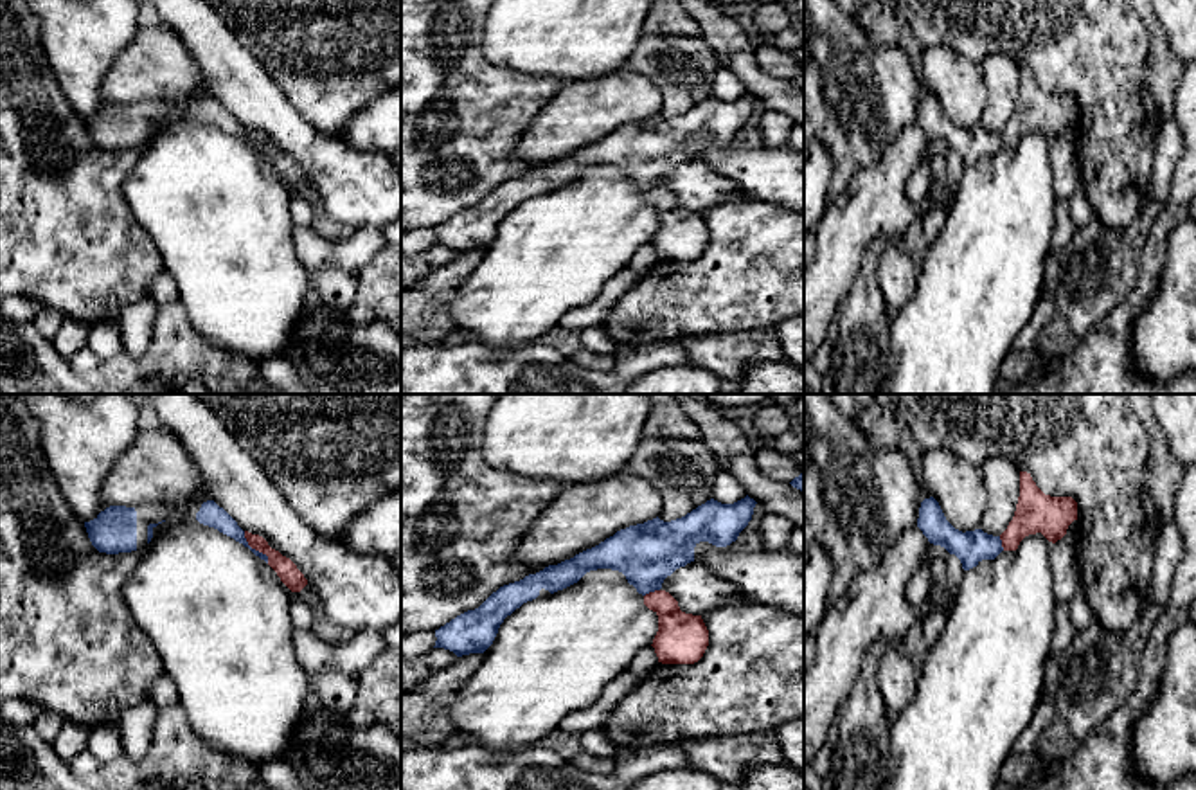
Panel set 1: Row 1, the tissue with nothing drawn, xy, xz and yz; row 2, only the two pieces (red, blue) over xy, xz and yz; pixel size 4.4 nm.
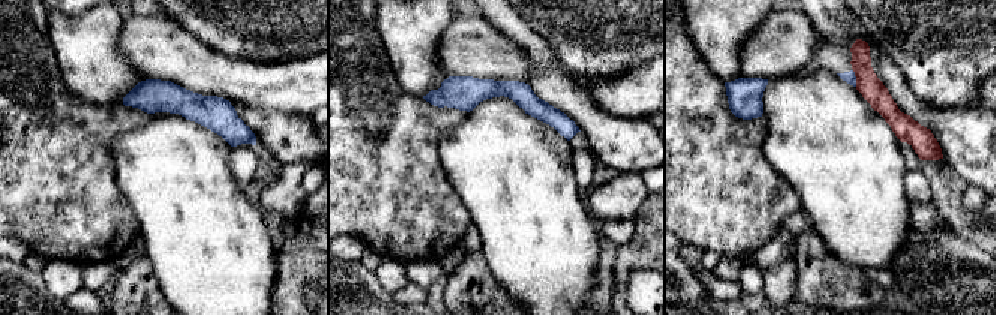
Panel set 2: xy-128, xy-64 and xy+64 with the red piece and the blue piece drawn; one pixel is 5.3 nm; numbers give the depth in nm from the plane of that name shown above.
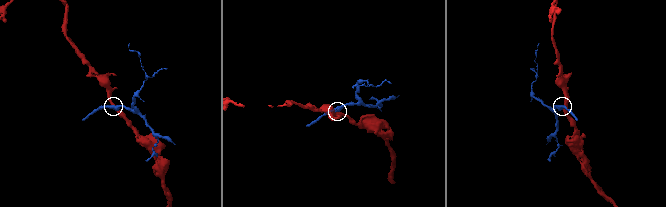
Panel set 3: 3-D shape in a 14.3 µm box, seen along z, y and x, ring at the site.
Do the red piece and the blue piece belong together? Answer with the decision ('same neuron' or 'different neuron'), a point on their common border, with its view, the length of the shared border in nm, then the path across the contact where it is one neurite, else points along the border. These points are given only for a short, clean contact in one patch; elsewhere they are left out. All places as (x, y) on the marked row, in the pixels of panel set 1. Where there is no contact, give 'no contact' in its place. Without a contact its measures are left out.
same neuron; contact xy (254, 547); length 180 nm; way xy (288, 573), (265, 551), (254, 547), (211, 513)

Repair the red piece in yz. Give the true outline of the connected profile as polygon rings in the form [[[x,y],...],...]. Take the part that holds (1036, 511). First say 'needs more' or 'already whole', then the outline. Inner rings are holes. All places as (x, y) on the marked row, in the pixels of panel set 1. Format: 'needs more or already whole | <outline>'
needs more | [[[1020,471],[1020,497],[1007,529],[1000,536],[975,531],[959,531],[944,516],[939,502],[930,497],[921,502],[917,527],[930,543],[955,554],[964,570],[977,567],[982,560],[995,560],[1002,551],[1016,551],[1020,542],[1041,533],[1056,543],[1067,534],[1068,525],[1077,520],[1077,502],[1072,497],[1045,495],[1031,473]]]

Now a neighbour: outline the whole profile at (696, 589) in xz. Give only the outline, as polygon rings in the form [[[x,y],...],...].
[[[698,561],[676,569],[664,579],[660,590],[669,592],[680,610],[692,615],[703,615],[728,599],[745,596],[736,585]]]

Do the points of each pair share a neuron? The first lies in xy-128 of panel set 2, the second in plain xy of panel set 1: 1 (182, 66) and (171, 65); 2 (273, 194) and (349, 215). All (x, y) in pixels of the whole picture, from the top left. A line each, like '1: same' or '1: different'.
1: same
2: different

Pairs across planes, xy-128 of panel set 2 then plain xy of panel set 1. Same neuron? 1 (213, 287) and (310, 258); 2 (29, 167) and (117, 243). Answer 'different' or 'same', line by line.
1: different
2: same

